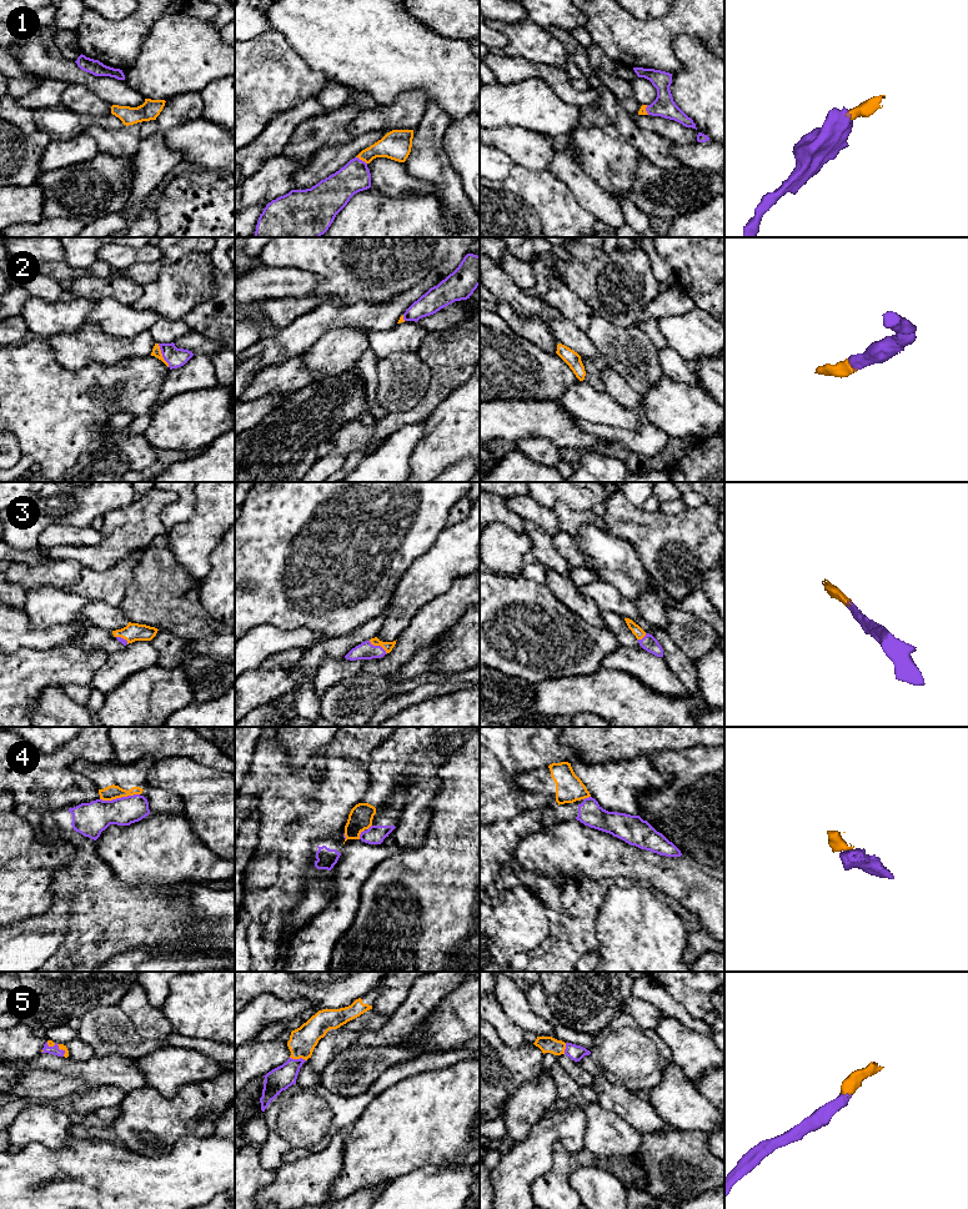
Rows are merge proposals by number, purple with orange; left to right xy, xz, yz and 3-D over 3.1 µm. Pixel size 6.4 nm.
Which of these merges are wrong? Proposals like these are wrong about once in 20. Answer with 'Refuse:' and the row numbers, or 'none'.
Refuse: 4

